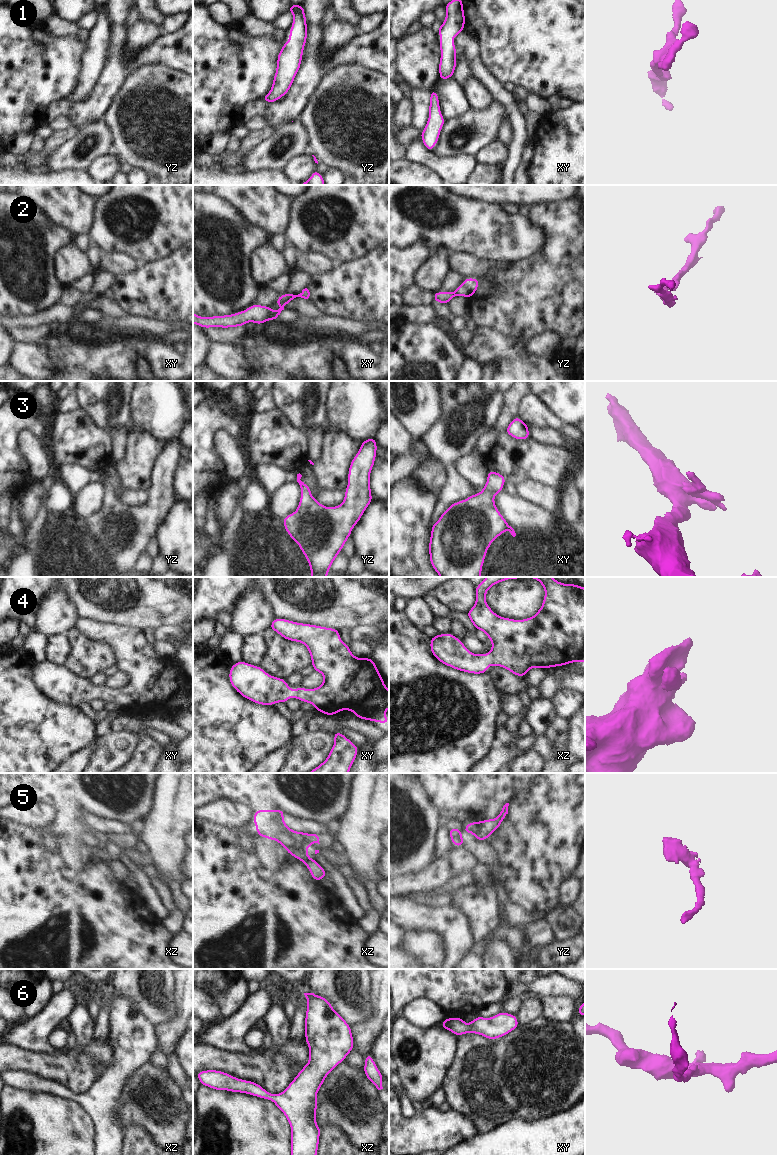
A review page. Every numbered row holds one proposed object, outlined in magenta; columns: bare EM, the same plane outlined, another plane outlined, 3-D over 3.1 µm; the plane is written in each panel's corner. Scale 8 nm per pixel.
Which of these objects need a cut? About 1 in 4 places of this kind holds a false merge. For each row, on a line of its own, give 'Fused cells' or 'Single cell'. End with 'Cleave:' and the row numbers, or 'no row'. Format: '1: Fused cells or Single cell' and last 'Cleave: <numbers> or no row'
1: Single cell
2: Single cell
3: Single cell
4: Single cell
5: Fused cells
6: Single cell
Cleave: 5.

